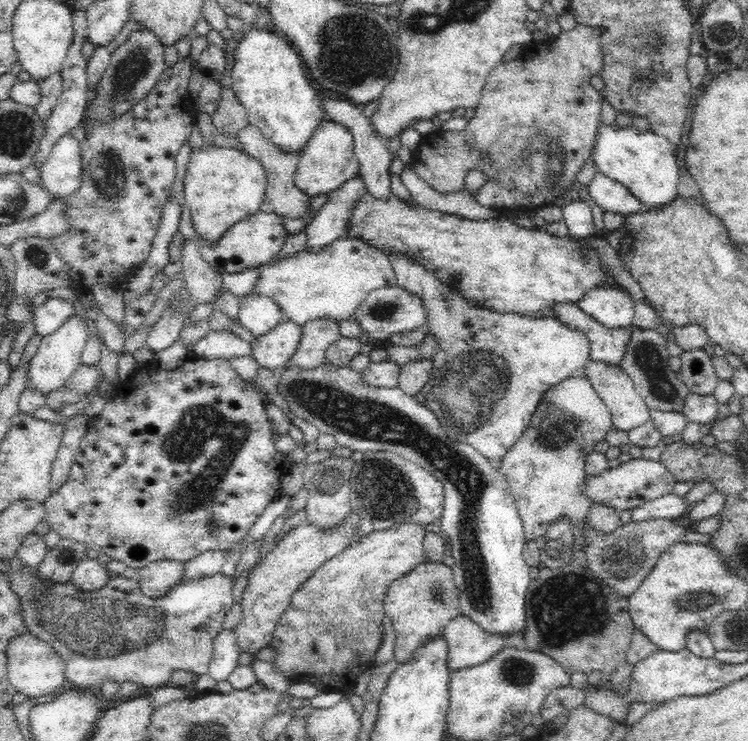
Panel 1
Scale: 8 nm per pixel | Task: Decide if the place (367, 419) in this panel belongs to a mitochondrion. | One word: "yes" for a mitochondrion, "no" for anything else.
yes

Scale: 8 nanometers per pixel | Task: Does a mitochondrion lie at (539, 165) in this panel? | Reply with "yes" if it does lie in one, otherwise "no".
yes

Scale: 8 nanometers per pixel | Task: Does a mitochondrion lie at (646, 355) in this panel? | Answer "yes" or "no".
yes

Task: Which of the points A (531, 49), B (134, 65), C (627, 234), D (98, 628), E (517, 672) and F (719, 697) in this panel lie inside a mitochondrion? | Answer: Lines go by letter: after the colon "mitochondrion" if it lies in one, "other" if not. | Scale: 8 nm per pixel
A: other
B: mitochondrion
C: other
D: mitochondrion
E: mitochondrion
F: other

